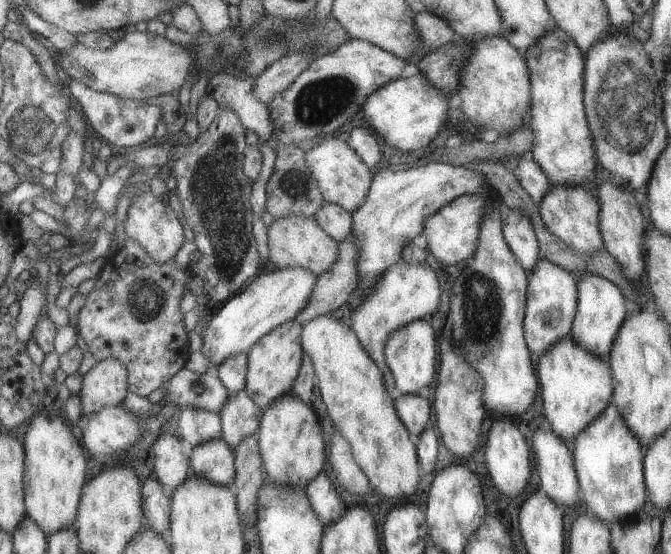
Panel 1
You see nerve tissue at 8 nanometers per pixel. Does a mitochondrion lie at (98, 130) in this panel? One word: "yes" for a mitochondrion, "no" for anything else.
no

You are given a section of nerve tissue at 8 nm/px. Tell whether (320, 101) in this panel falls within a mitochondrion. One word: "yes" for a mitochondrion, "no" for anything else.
yes

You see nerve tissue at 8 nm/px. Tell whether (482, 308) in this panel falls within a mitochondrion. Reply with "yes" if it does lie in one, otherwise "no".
yes

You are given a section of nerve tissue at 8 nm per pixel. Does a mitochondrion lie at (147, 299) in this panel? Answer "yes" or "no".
yes

